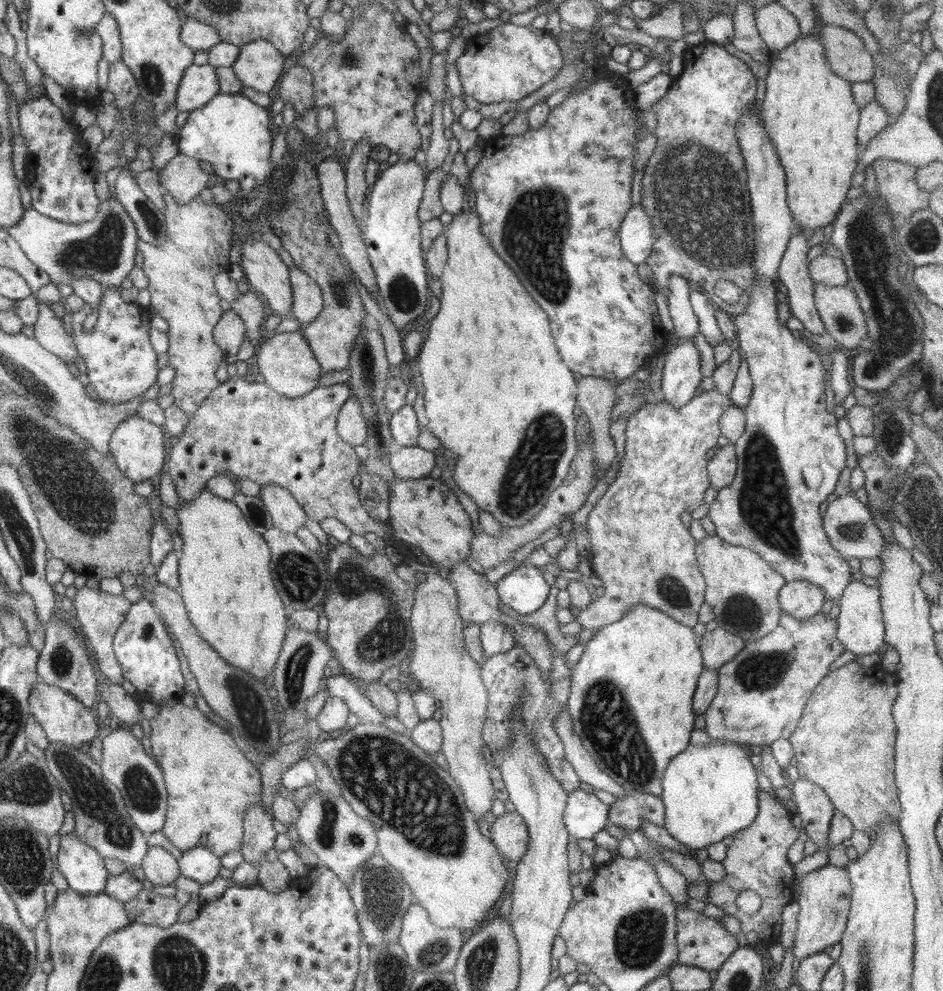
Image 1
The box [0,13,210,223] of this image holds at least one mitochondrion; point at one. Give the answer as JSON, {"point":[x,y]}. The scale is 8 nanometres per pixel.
{"point":[151,76]}

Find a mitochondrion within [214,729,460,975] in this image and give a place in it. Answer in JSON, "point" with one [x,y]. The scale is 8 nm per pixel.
{"point":[380,894]}

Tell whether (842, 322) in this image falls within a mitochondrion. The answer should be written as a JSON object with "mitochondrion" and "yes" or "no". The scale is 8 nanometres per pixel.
{"mitochondrion":"yes"}

